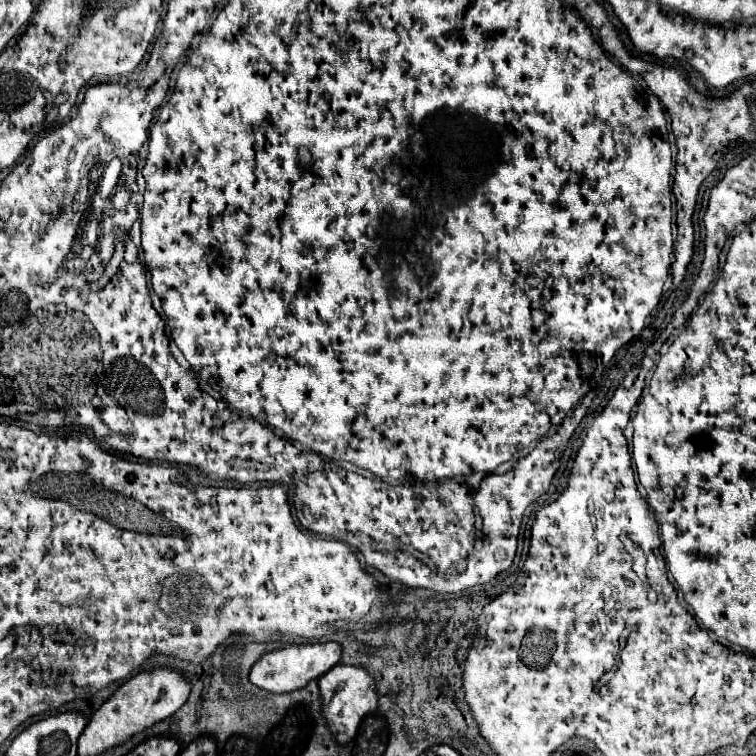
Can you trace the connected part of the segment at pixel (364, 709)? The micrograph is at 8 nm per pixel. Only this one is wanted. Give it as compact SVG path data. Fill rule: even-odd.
M343 664L333 666L327 674L319 678L319 694L321 694L321 710L325 714L325 724L329 726L329 732L333 734L333 740L339 746L351 744L361 720L377 710L375 682L363 668L357 666L343 666Z

